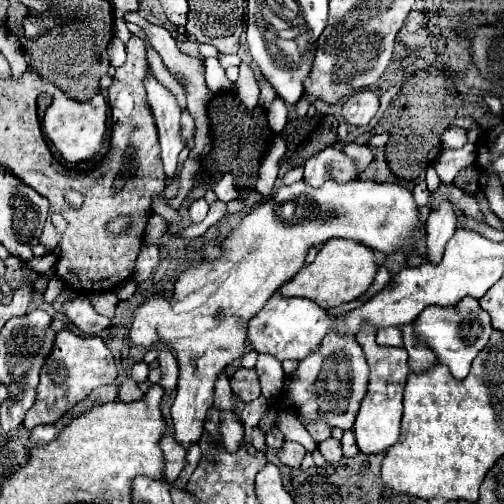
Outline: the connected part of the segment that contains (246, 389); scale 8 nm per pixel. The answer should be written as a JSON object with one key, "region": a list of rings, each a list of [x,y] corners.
{"region":[[[238,368],[234,376],[230,378],[232,392],[242,400],[242,402],[252,402],[254,398],[260,396],[260,382],[256,376],[256,370],[246,370]]]}

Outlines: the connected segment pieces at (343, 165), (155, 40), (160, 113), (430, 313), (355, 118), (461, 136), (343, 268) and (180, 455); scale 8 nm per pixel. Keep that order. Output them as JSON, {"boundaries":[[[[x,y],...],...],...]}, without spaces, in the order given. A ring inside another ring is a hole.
{"boundaries":[[[[324,148],[316,156],[306,162],[304,168],[304,182],[310,186],[322,186],[326,180],[336,180],[340,184],[352,182],[360,176],[358,166],[352,158],[348,158],[340,148]]],[[[134,10],[134,12],[126,12],[126,14],[124,14],[124,20],[126,20],[126,22],[132,22],[132,24],[136,24],[136,26],[140,26],[140,30],[142,30],[142,32],[146,34],[146,38],[150,40],[152,48],[154,48],[154,50],[158,50],[158,54],[160,54],[160,58],[162,58],[164,66],[168,68],[168,72],[180,80],[180,84],[182,84],[182,86],[184,86],[184,90],[186,90],[188,112],[190,112],[190,116],[194,118],[196,128],[208,126],[206,104],[208,104],[210,92],[208,92],[208,86],[206,86],[206,82],[204,82],[204,60],[202,60],[202,58],[196,58],[196,56],[190,56],[190,54],[184,54],[184,52],[178,48],[178,44],[174,42],[174,38],[170,36],[170,32],[168,32],[166,28],[150,24],[146,18],[142,18],[142,16],[140,16],[140,12],[138,12],[138,10]]],[[[150,68],[144,78],[144,86],[148,92],[148,102],[156,120],[158,136],[160,136],[166,180],[172,180],[176,172],[178,154],[184,148],[184,140],[180,136],[180,108],[176,104],[176,98],[154,78]]],[[[464,298],[456,306],[430,306],[414,320],[416,336],[434,350],[440,364],[448,366],[454,378],[462,380],[470,372],[476,354],[488,344],[492,334],[490,316],[480,308],[476,298]]],[[[370,90],[352,94],[342,108],[342,114],[352,126],[366,126],[378,112],[378,96]]],[[[450,126],[444,134],[442,134],[442,144],[446,144],[446,148],[460,148],[466,144],[466,130],[458,128],[458,126]]],[[[332,238],[318,250],[316,260],[310,266],[306,264],[290,282],[286,282],[280,288],[280,294],[286,298],[292,298],[292,296],[310,298],[310,300],[318,302],[320,308],[328,310],[328,308],[340,306],[344,302],[352,302],[358,296],[362,296],[374,282],[376,270],[378,270],[378,264],[376,264],[376,258],[370,252],[370,248],[366,248],[364,244],[360,244],[356,240]]],[[[172,434],[162,436],[160,448],[162,448],[162,456],[164,456],[164,480],[168,480],[172,484],[186,464],[186,452],[172,438]]]]}

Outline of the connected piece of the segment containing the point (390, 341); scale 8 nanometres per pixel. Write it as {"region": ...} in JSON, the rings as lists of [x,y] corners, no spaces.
{"region":[[[388,327],[377,331],[376,342],[378,345],[403,348],[402,341],[402,334],[397,327]]]}

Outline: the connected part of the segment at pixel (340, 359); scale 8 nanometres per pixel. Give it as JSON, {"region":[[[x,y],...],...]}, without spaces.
{"region":[[[330,332],[328,338],[324,338],[324,344],[300,362],[298,374],[292,380],[284,380],[282,390],[288,394],[288,402],[294,404],[300,414],[308,416],[308,420],[326,420],[336,428],[352,430],[366,384],[368,364],[356,336],[340,336],[340,332]]]}

